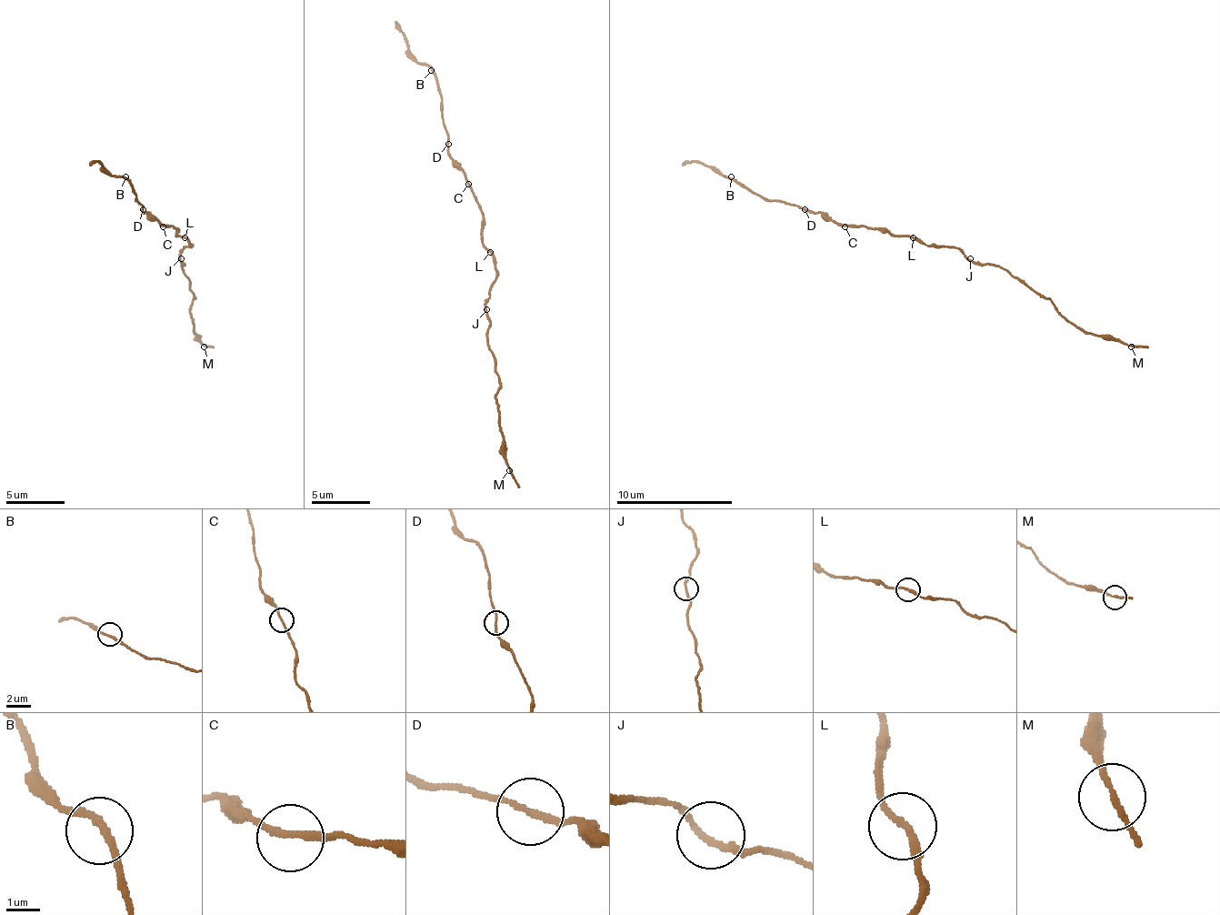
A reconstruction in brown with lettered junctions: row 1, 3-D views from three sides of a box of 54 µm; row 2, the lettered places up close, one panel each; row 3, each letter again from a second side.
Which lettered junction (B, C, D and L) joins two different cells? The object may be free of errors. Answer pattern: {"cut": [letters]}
{"cut": []}

